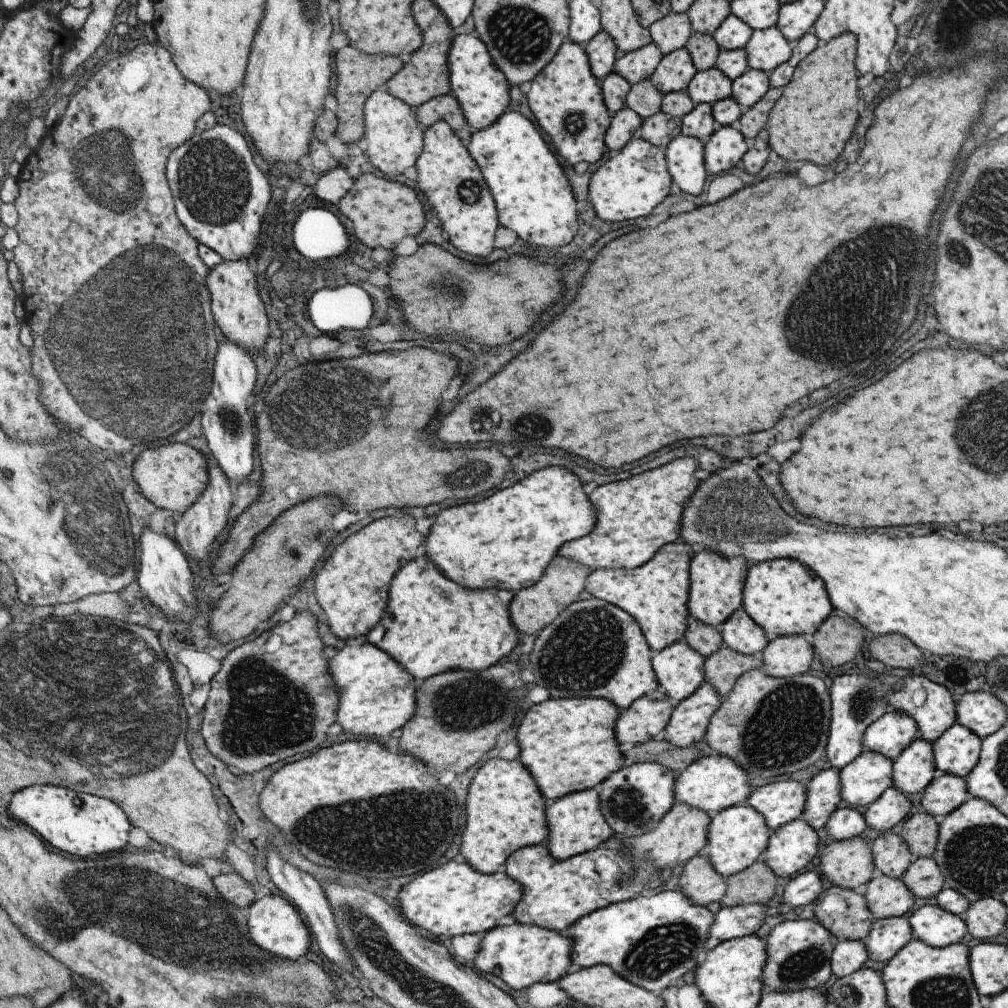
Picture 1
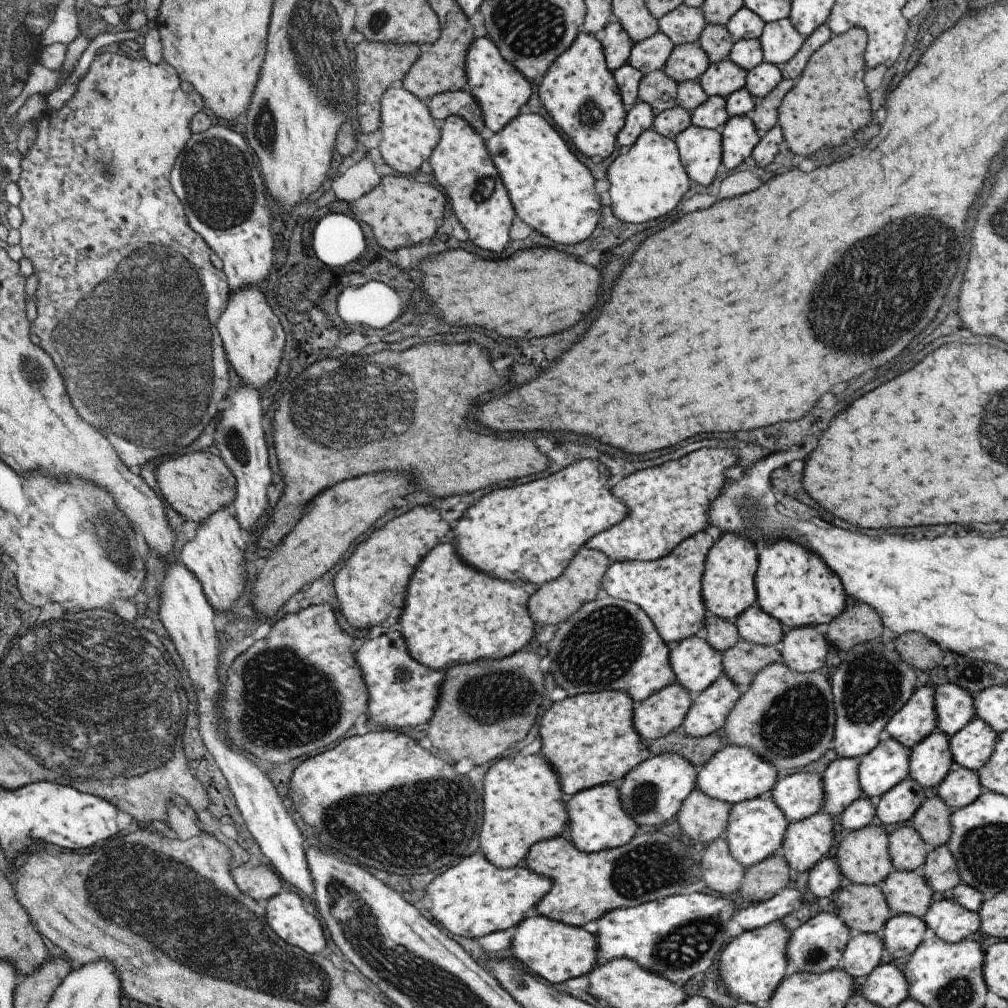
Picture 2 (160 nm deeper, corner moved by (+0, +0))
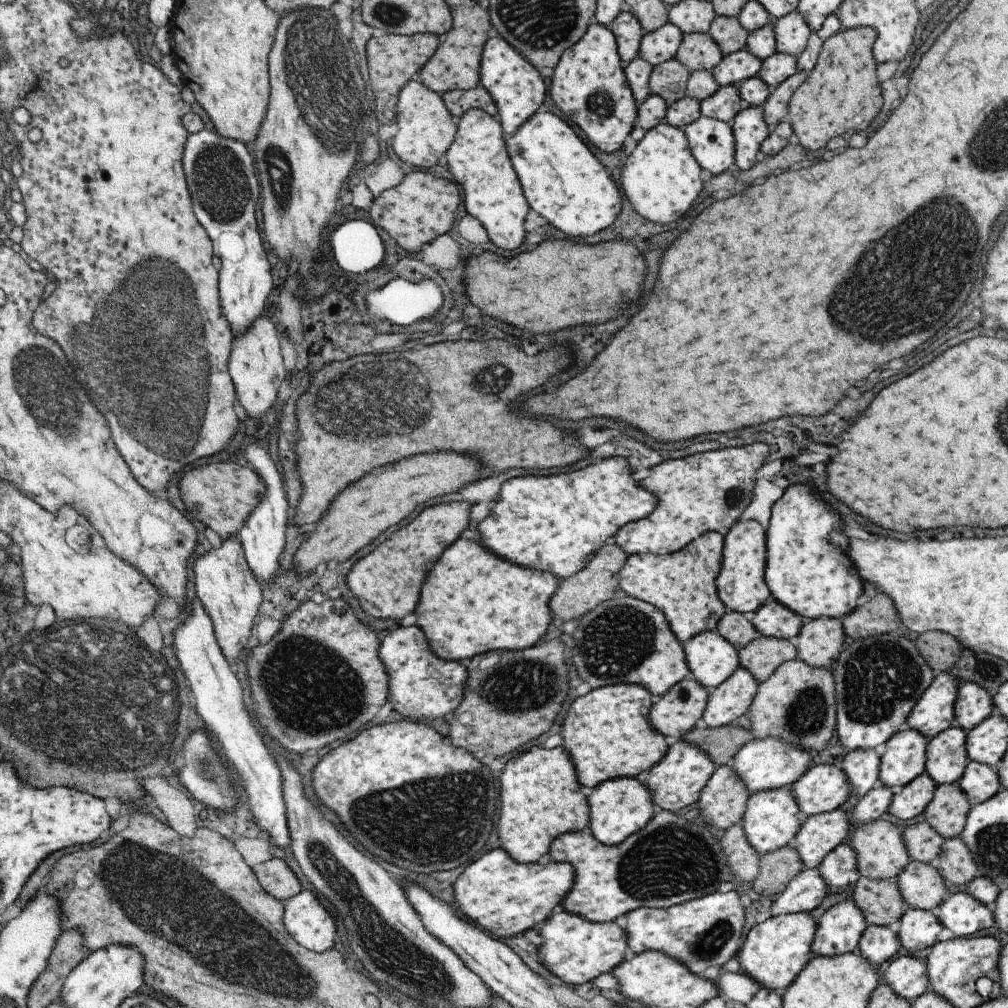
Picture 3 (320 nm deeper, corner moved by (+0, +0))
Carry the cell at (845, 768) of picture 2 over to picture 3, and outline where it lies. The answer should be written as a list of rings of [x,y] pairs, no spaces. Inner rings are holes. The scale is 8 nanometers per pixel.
[[[855,749],[843,758],[841,770],[849,779],[850,791],[855,790],[860,798],[879,782],[879,753],[879,749]]]

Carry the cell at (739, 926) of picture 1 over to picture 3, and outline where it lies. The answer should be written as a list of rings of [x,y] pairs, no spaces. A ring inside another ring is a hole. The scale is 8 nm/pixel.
[[[817,867],[804,869],[787,883],[769,911],[773,917],[799,911],[809,912],[819,906],[830,891]]]

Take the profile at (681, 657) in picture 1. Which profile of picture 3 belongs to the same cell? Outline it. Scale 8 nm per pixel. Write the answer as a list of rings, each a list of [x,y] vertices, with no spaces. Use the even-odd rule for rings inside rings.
[[[716,630],[700,632],[682,647],[690,676],[707,690],[721,684],[740,666],[733,645]]]

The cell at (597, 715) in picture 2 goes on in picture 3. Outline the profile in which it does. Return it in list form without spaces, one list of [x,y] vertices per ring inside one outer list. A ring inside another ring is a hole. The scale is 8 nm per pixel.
[[[619,683],[597,687],[573,700],[559,734],[584,791],[603,781],[637,776],[667,752],[669,739],[658,733],[648,719],[652,705],[649,696],[650,692],[640,684]]]

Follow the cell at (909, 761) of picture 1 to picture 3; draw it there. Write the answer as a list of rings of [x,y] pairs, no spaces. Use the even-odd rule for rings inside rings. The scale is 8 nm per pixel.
[[[952,725],[928,739],[924,772],[935,786],[956,783],[969,762],[965,748],[966,731]]]

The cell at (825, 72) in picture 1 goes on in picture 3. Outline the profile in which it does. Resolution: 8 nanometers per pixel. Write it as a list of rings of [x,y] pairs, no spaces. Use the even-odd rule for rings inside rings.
[[[871,27],[841,29],[824,40],[813,68],[790,96],[786,121],[809,150],[819,150],[827,140],[847,130],[865,130],[881,108],[879,82],[875,78],[872,44],[877,33]]]

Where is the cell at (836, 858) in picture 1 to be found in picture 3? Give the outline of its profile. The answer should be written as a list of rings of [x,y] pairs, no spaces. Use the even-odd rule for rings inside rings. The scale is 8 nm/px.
[[[877,818],[874,821],[869,821],[868,823],[859,825],[852,834],[853,836],[851,838],[847,838],[847,844],[849,844],[855,853],[856,865],[861,877],[877,880],[895,879],[895,877],[901,872],[901,869],[903,869],[904,866],[911,861],[902,839],[902,832],[903,830],[895,824]]]

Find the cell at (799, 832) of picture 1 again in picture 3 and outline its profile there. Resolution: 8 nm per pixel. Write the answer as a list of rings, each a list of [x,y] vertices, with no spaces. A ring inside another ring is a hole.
[[[843,808],[803,818],[791,845],[793,848],[797,849],[804,869],[817,867],[824,859],[824,856],[827,856],[833,848],[835,848],[838,844],[847,841],[849,832],[848,823],[848,815]]]

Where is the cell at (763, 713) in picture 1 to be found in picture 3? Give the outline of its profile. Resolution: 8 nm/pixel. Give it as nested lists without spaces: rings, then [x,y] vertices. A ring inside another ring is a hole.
[[[797,658],[781,663],[768,679],[758,683],[755,696],[745,715],[749,716],[749,730],[755,739],[775,737],[799,745],[807,752],[822,753],[831,740],[831,731],[836,727],[834,678],[828,669],[810,667]]]

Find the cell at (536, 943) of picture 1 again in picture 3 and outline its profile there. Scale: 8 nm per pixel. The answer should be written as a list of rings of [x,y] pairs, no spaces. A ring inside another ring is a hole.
[[[561,906],[559,914],[551,914],[544,922],[543,926],[537,927],[543,938],[543,942],[538,945],[539,958],[549,972],[571,986],[611,972],[626,958],[628,948],[625,932],[615,921],[589,922],[582,916],[565,912]]]

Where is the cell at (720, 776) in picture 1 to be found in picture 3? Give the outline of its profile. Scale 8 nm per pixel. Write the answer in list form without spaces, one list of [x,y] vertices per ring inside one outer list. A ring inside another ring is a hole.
[[[763,737],[746,742],[729,763],[730,771],[746,786],[751,794],[769,789],[791,786],[805,771],[813,752],[807,752],[799,745],[786,743],[775,737]]]

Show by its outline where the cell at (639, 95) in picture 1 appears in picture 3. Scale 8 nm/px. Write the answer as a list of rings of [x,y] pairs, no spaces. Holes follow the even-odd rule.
[[[675,57],[653,66],[648,78],[649,94],[660,96],[666,106],[686,96],[686,82],[690,72]]]

